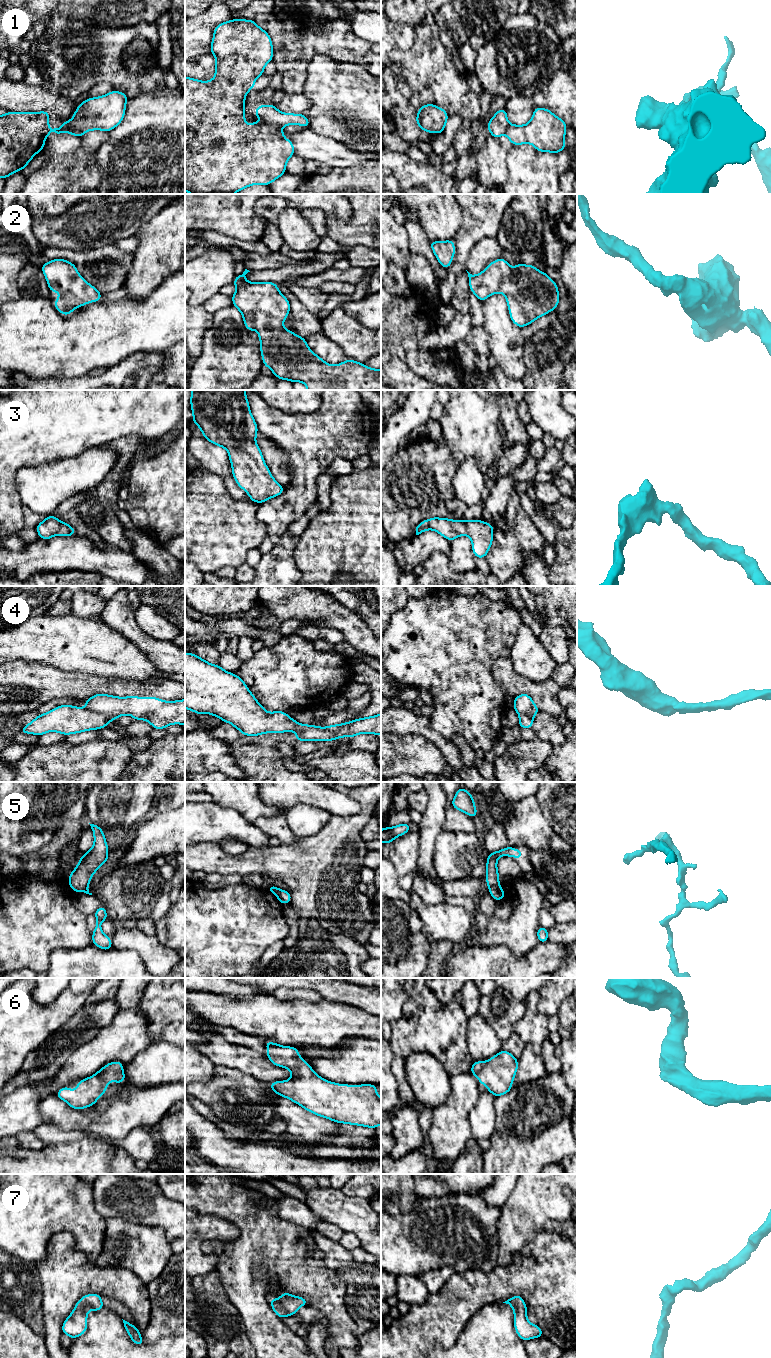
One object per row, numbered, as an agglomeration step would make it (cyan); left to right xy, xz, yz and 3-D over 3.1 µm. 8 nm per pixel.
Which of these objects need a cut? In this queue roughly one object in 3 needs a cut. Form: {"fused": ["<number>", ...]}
{"fused": ["1", "4", "5"]}

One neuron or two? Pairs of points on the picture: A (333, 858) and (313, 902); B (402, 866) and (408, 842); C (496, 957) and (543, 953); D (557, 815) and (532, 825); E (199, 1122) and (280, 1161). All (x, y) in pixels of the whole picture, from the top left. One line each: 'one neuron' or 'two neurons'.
A: one neuron
B: one neuron
C: one neuron
D: two neurons
E: one neuron

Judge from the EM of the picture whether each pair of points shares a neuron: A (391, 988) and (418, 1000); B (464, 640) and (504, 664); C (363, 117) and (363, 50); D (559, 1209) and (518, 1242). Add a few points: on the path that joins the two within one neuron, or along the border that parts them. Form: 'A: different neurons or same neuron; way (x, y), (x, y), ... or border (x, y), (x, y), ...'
A: different neurons; border (409, 995), (403, 1005)
B: different neurons; border (509, 656), (493, 663), (491, 673), (497, 682)
C: different neurons; border (341, 61), (360, 64), (370, 74)
D: same neuron; way (547, 1209), (543, 1209), (522, 1230)

